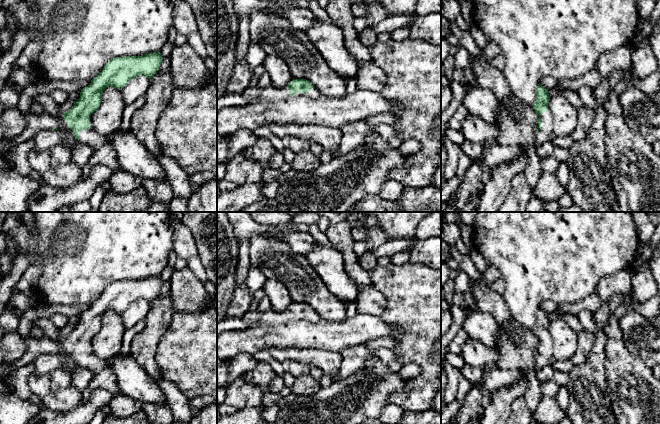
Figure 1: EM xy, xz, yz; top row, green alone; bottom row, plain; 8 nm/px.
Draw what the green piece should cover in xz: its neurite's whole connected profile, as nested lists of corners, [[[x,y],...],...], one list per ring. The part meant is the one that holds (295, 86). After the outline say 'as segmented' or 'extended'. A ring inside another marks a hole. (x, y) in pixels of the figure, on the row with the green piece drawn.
[[[293,79],[284,88],[276,88],[272,84],[266,87],[248,87],[243,96],[246,100],[254,98],[282,100],[287,99],[289,96],[306,96],[315,99],[320,97],[321,93],[309,80]]]; extended

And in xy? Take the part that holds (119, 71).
[[[160,52],[143,56],[117,57],[110,60],[91,83],[80,92],[80,98],[67,112],[60,109],[61,121],[44,111],[37,115],[32,111],[24,114],[26,126],[24,131],[10,140],[0,140],[0,155],[7,156],[17,144],[26,142],[44,129],[67,128],[79,143],[99,150],[107,140],[92,128],[91,116],[102,102],[103,91],[111,86],[122,89],[133,78],[143,75],[152,78],[159,70],[163,57]]]; extended

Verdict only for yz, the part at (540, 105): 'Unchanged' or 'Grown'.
Grown

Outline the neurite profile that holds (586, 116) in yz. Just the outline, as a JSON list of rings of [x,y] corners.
[[[584,105],[578,109],[578,124],[570,135],[574,142],[581,141],[585,138],[590,131],[595,114],[596,112],[594,110],[591,110]]]

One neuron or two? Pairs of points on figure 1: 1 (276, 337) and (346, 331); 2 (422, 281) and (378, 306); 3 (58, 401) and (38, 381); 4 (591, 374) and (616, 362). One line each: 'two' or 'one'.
1: one
2: two
3: one
4: two

